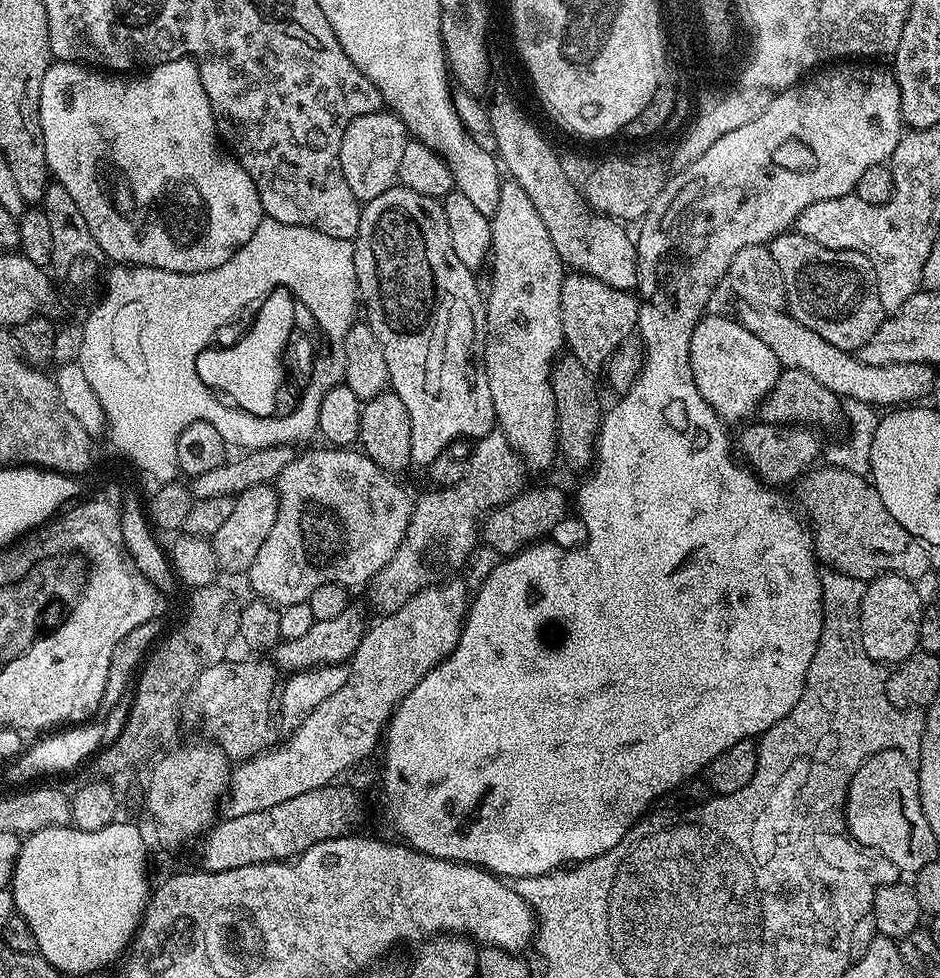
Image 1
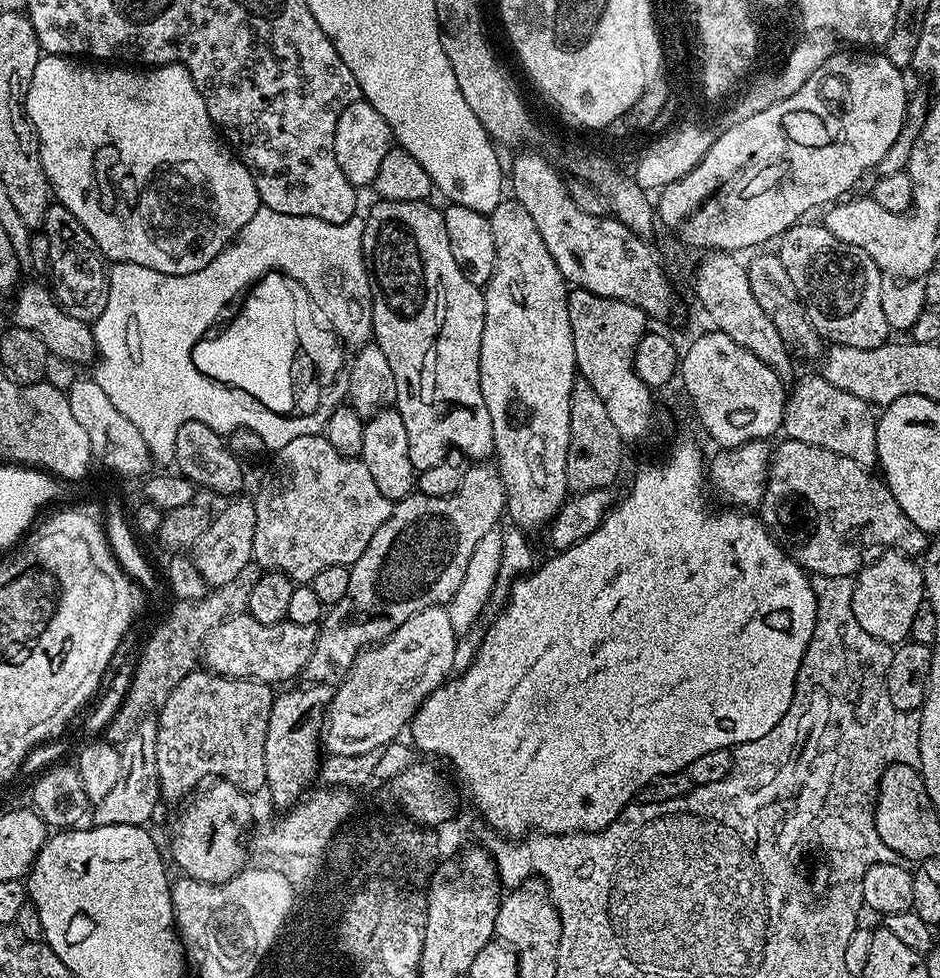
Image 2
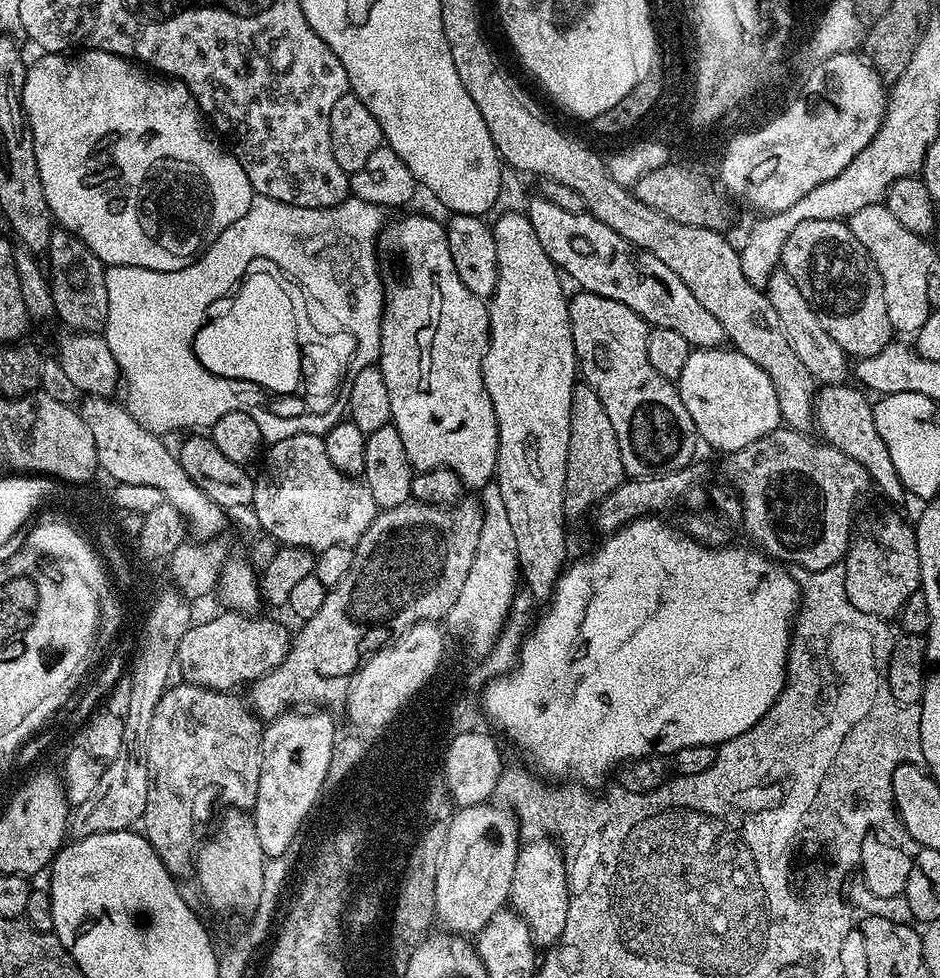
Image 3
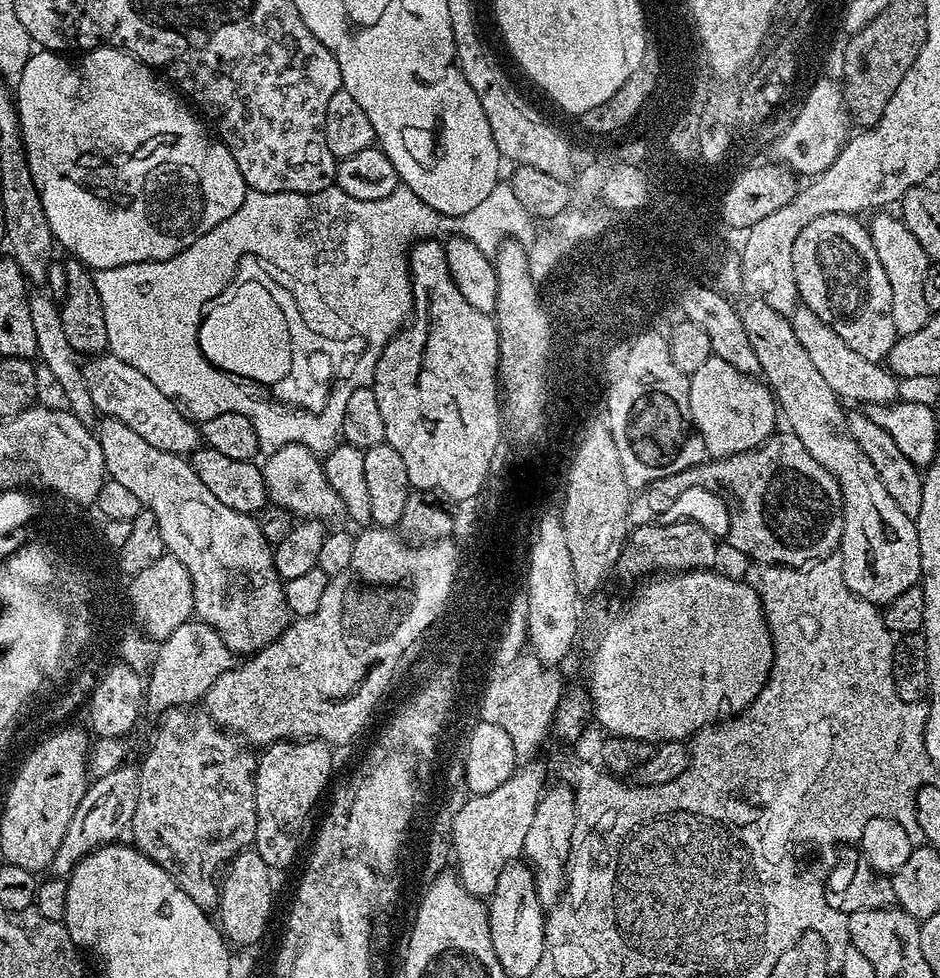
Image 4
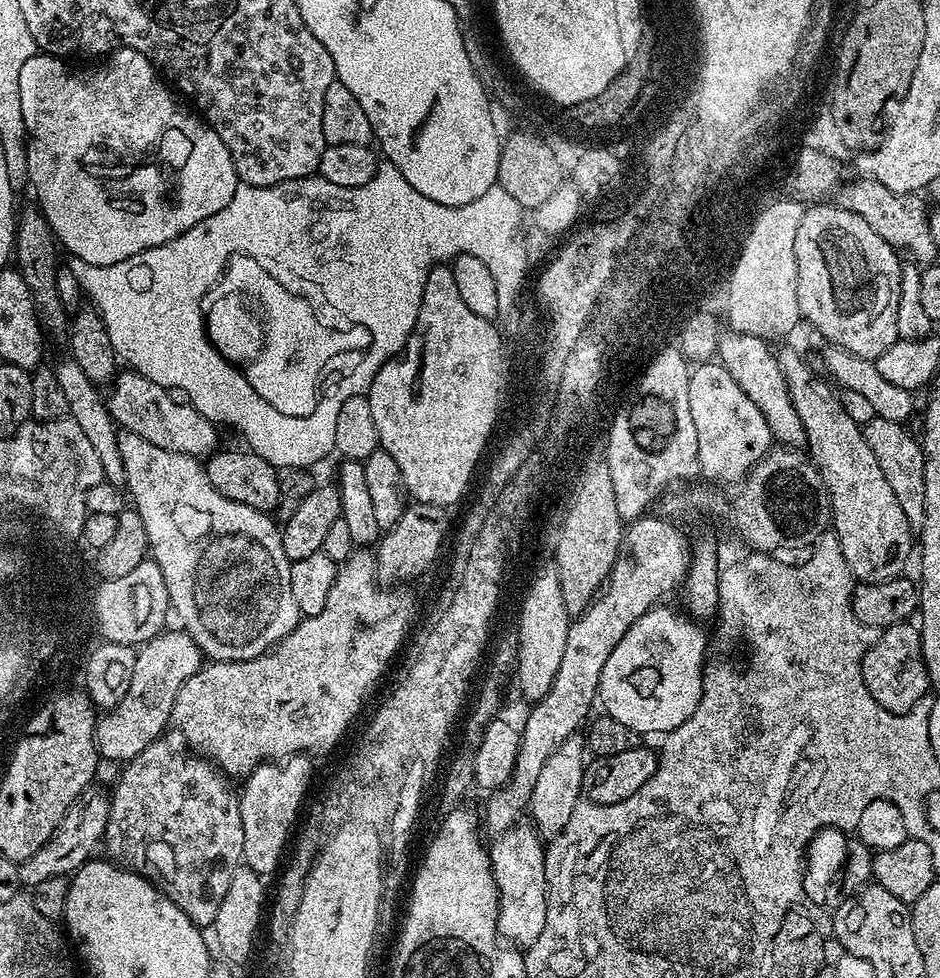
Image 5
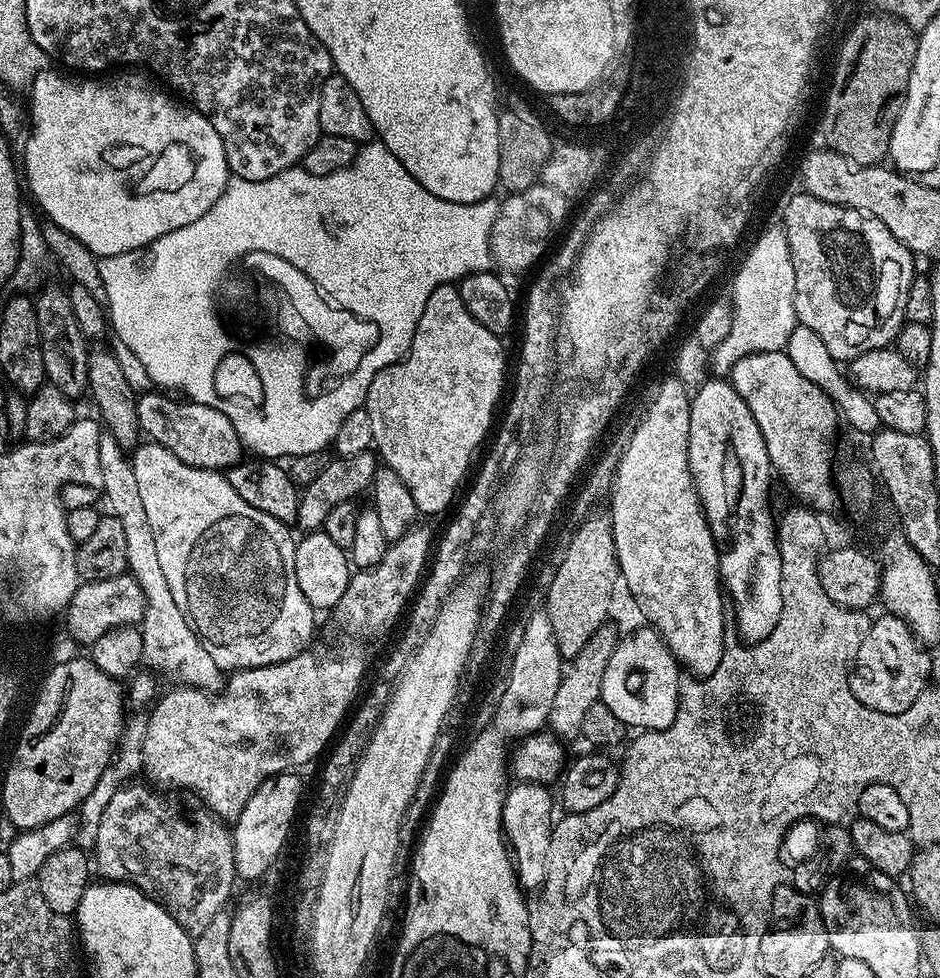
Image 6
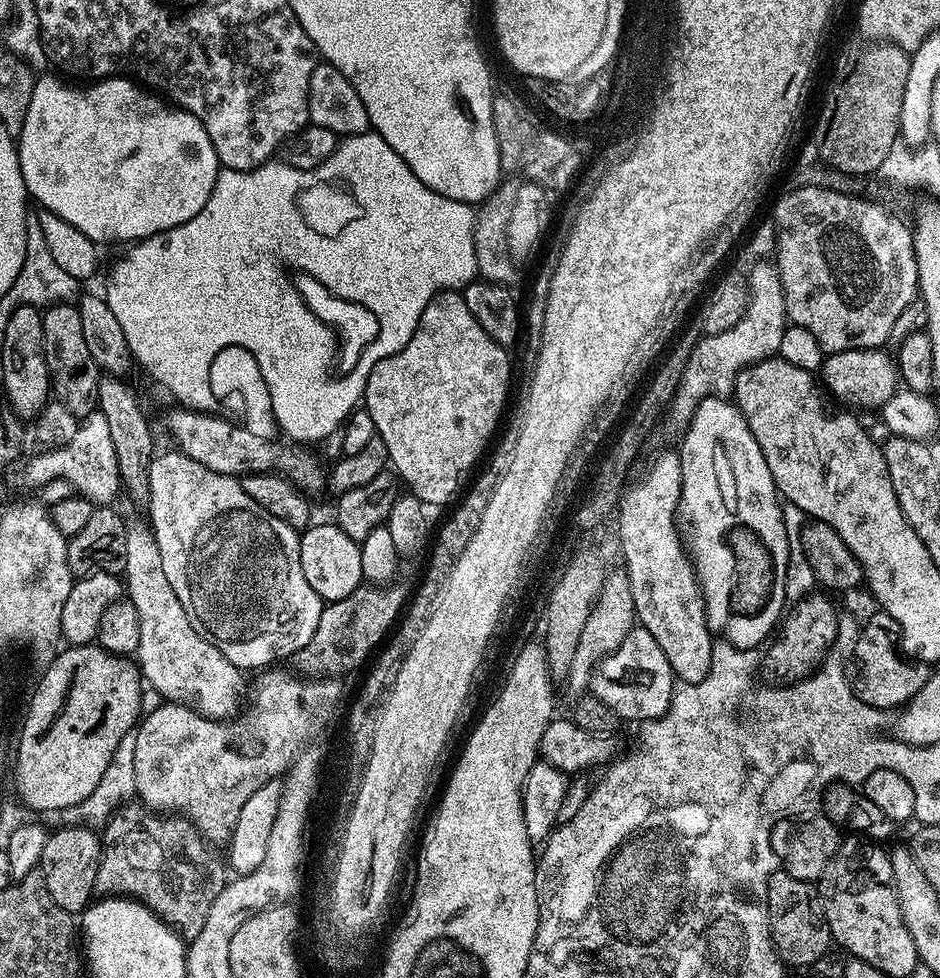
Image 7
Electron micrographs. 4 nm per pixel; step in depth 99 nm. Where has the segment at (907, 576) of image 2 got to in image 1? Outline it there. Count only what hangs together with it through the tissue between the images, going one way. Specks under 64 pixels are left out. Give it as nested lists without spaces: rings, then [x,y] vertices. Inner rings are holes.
[[[877,576],[865,587],[860,607],[860,641],[866,654],[878,665],[895,666],[916,655],[919,649],[919,620],[924,608],[915,583],[904,576]]]

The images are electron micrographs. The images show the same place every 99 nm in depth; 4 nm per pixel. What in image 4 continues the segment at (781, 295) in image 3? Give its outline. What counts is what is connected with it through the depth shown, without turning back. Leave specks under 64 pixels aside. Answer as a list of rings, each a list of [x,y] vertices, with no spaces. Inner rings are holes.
[[[797,306],[792,309],[790,319],[798,342],[802,342],[802,350],[810,354],[810,362],[814,362],[818,374],[822,374],[822,379],[826,381],[826,386],[830,386],[830,390],[834,390],[841,401],[853,400],[856,406],[867,406],[894,404],[901,399],[901,381],[883,363],[867,360],[862,358],[862,354],[850,350],[850,346],[846,346],[846,342],[842,342],[842,338],[838,338],[838,334],[834,334],[834,330],[830,330],[830,326],[818,318],[818,314],[806,307]]]

